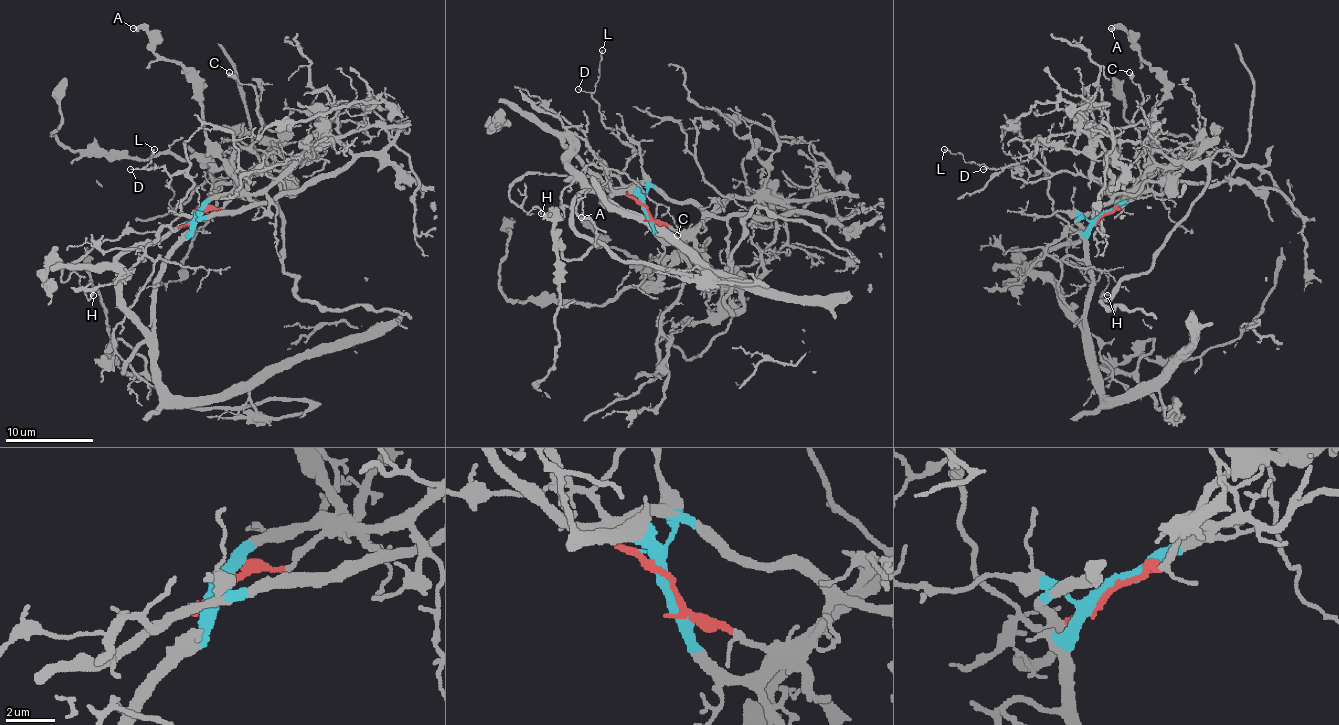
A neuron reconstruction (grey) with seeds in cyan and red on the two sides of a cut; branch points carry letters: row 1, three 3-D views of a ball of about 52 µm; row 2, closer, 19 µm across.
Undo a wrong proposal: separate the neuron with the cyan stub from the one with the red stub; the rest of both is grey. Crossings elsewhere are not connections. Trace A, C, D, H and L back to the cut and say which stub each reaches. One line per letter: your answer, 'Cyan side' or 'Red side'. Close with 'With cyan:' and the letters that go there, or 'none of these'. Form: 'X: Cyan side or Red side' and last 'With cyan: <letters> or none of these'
A: Cyan side
C: Red side
D: Red side
H: Red side
L: Red side
With cyan: A

